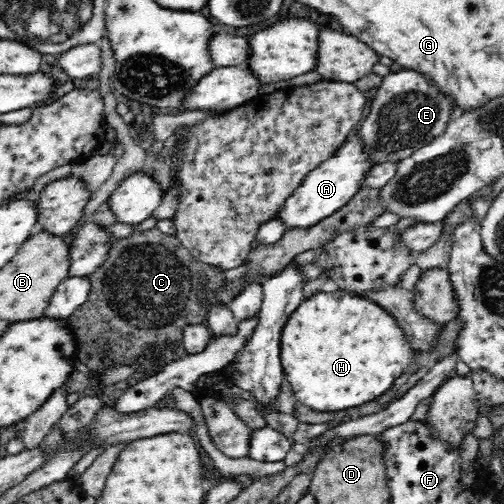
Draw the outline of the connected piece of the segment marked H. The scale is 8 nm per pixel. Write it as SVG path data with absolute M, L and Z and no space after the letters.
M340 288L337 291L316 292L303 299L298 310L286 322L280 344L282 368L294 396L308 408L325 413L362 406L384 394L388 388L392 388L394 380L400 378L402 372L408 368L413 353L404 331L387 310L368 297L359 297Z

